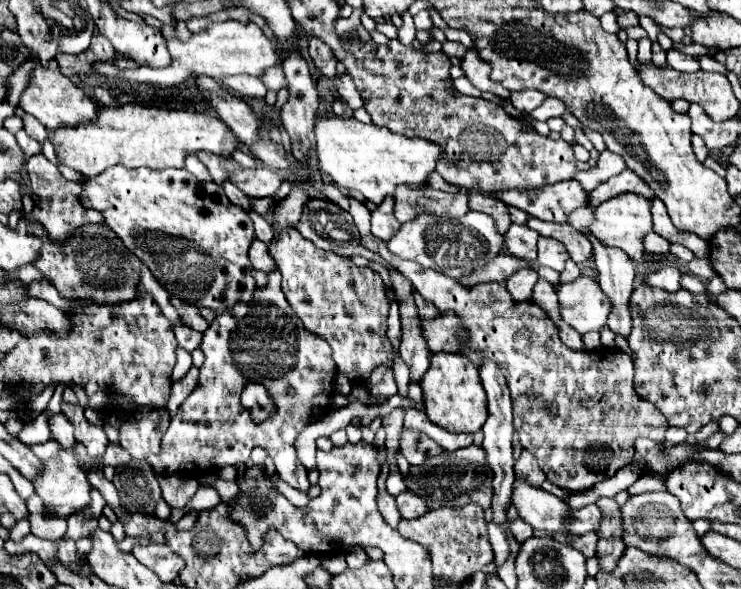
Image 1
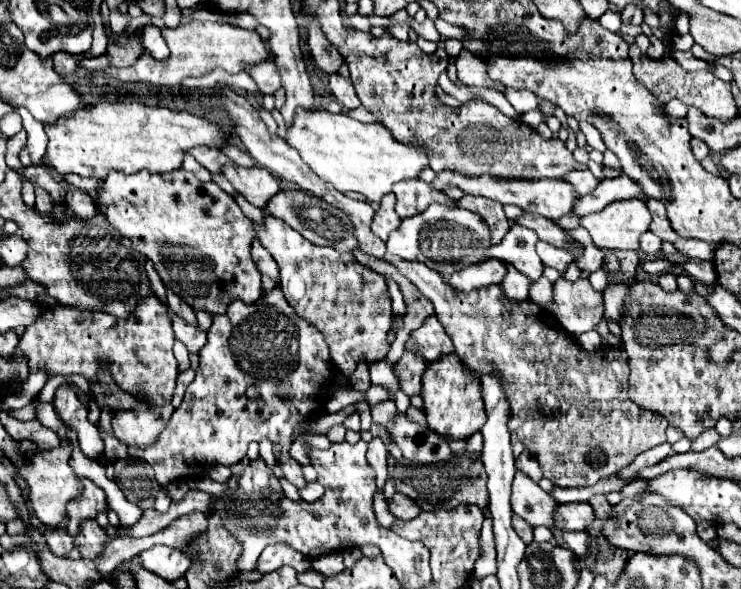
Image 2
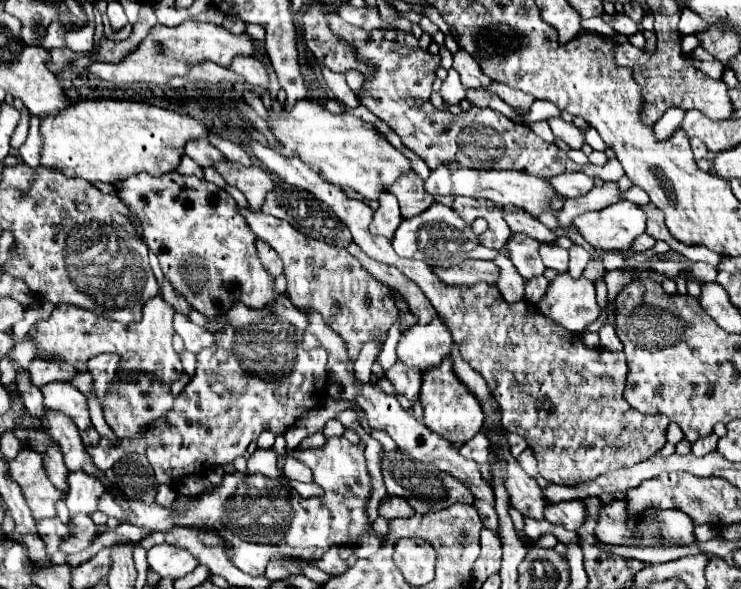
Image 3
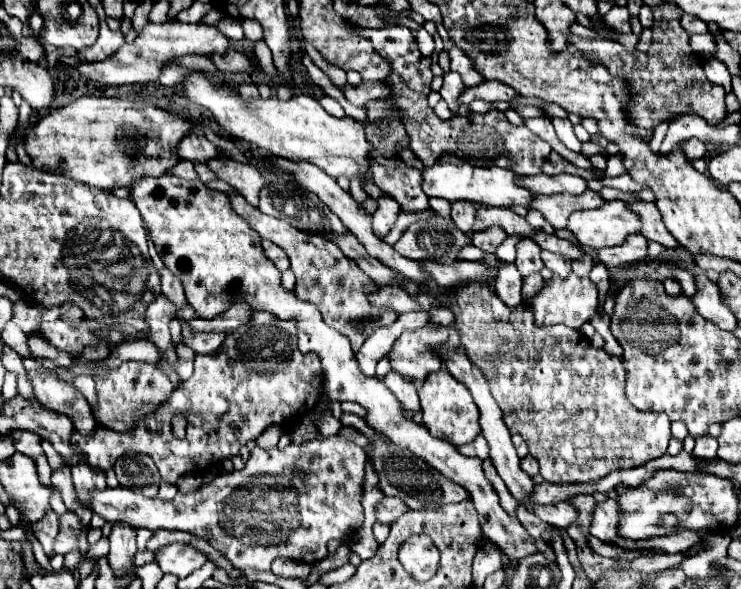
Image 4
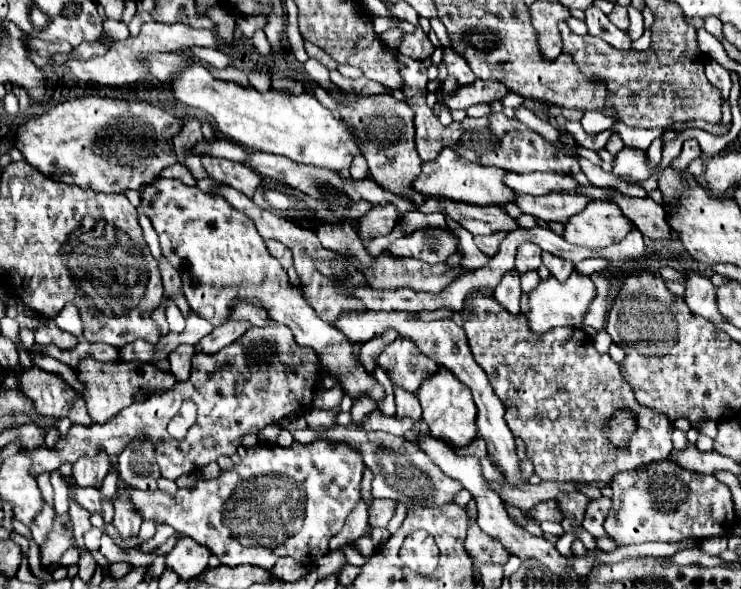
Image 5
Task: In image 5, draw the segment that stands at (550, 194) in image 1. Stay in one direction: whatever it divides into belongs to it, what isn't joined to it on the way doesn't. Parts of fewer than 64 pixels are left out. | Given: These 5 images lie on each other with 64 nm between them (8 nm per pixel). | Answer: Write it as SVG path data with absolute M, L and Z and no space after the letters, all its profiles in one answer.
M444 148L440 156L428 164L422 164L422 174L416 178L416 190L424 196L448 198L456 202L476 204L476 206L506 206L516 202L516 192L504 184L506 170L496 166L480 166L464 158L452 158L452 150Z

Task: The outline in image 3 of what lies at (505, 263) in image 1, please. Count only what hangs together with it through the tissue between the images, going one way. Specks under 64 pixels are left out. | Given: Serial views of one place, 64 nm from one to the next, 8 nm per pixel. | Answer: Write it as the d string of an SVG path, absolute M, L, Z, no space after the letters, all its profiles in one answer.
M470 260L450 268L434 268L434 272L444 284L458 288L472 288L478 282L496 284L500 278L500 268L492 260Z

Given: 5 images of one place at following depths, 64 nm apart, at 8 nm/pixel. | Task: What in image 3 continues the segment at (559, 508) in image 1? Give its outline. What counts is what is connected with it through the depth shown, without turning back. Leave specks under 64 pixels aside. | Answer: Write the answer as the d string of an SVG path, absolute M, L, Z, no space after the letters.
M504 452L504 456L508 456L508 492L512 508L526 518L544 520L544 510L550 502L542 496L542 488L518 466L510 452Z

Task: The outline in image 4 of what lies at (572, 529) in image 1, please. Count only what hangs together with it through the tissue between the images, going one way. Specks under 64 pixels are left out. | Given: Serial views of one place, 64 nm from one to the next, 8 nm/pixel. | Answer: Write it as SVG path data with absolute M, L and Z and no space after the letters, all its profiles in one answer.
M558 502L558 504L548 504L548 506L540 506L534 512L540 520L554 524L558 528L568 528L570 524L576 522L578 518L578 510L570 504L570 502Z

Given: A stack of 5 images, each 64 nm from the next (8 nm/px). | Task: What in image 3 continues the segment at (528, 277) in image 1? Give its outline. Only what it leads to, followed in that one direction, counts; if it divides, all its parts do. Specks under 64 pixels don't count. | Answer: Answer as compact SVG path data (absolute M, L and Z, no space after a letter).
M502 254L496 256L494 262L500 266L498 288L500 288L500 294L504 296L504 300L506 300L508 304L524 300L526 280L516 272L516 268L512 268L512 262L510 262L506 256L502 256Z

